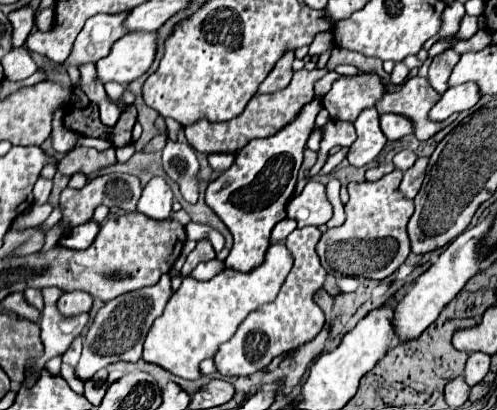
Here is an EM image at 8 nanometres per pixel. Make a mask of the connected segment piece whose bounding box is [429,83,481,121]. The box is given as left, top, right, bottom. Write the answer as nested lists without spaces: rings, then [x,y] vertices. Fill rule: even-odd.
[[[463,83],[459,87],[449,87],[441,95],[437,105],[429,111],[429,119],[431,121],[445,121],[453,113],[461,113],[465,109],[471,109],[479,101],[479,97],[481,95],[479,95],[479,89],[475,87],[475,83]]]

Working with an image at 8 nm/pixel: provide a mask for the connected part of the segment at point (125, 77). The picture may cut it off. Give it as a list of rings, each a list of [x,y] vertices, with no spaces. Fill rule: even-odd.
[[[127,33],[113,43],[107,57],[95,63],[99,83],[129,85],[141,77],[155,59],[157,33]]]

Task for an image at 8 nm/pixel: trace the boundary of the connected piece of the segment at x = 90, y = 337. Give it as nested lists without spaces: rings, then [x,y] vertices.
[[[165,273],[161,275],[157,285],[151,287],[143,287],[139,291],[131,291],[127,295],[119,295],[111,301],[107,301],[97,317],[93,319],[93,325],[85,337],[83,343],[83,355],[75,367],[77,377],[87,381],[91,379],[99,369],[103,369],[105,365],[113,363],[113,361],[139,361],[141,359],[141,351],[143,351],[143,339],[149,331],[149,327],[153,325],[153,321],[163,313],[165,303],[169,301],[173,289],[171,289],[171,275]]]

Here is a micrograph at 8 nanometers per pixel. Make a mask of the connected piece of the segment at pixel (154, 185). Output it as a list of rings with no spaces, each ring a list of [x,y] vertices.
[[[153,177],[143,189],[137,211],[149,215],[151,219],[167,219],[171,215],[171,203],[173,191],[167,185],[167,181],[163,177]]]

